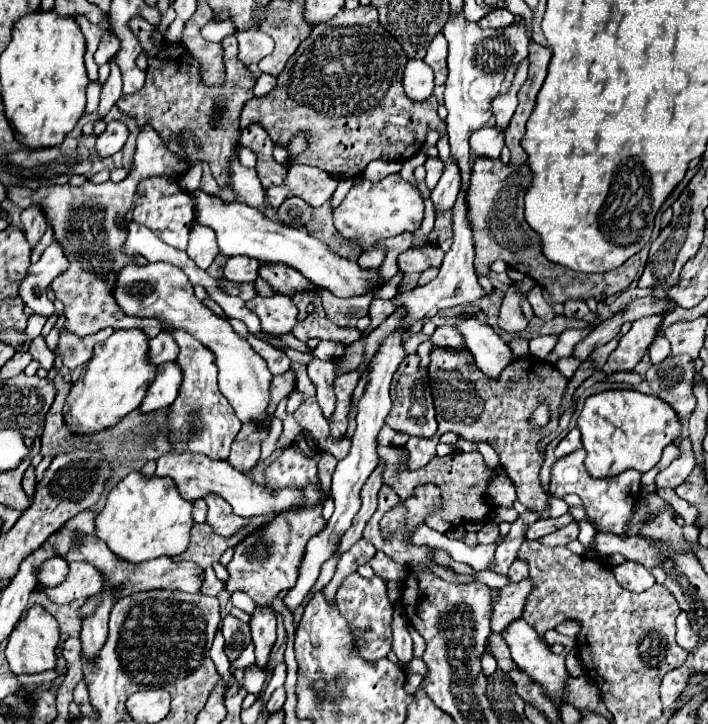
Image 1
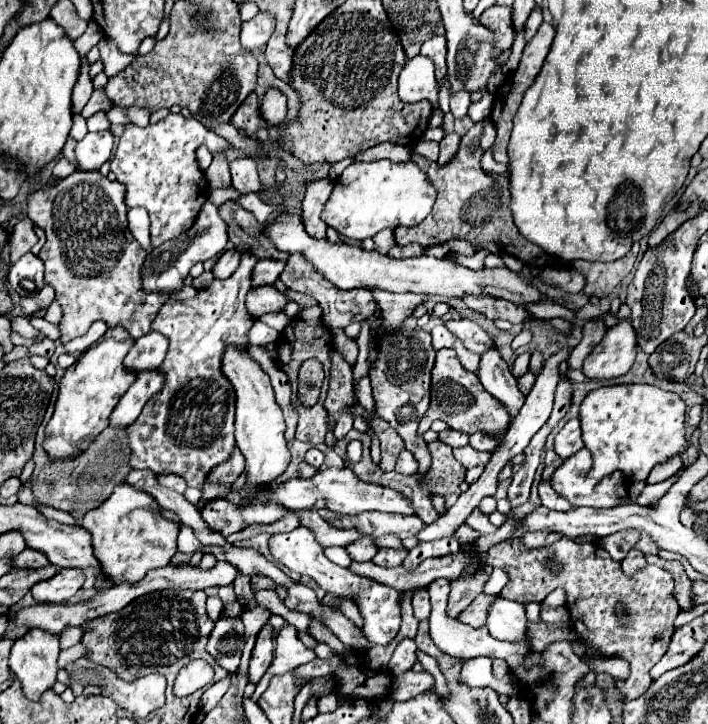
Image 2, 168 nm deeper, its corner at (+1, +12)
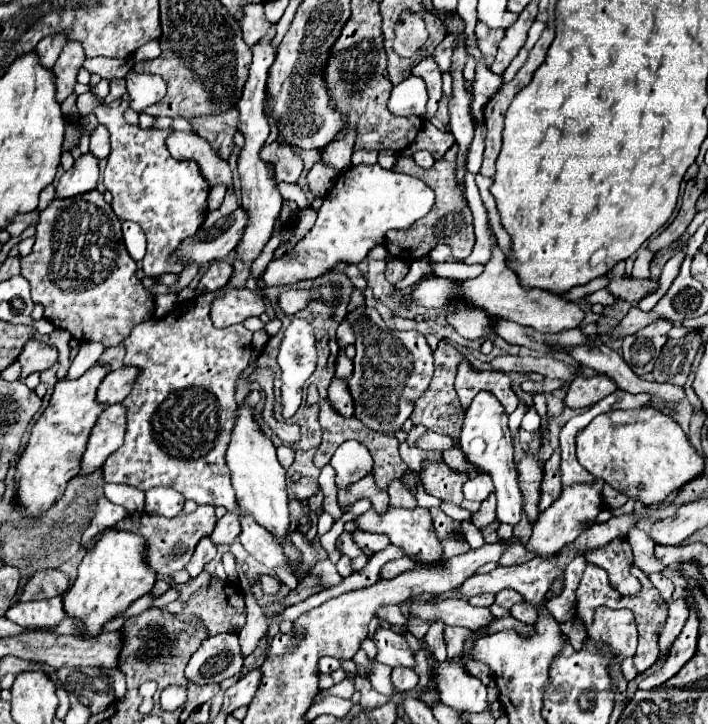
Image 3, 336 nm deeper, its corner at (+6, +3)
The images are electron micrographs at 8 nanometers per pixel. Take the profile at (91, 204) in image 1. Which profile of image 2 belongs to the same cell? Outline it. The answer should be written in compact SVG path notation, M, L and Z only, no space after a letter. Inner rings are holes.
M75 170L71 176L31 192L27 206L27 216L47 234L39 258L45 262L45 284L55 288L63 308L61 342L83 336L95 320L105 320L109 328L123 326L133 338L151 332L151 322L169 296L145 294L141 288L139 268L147 252L127 230L125 184L109 180L101 172Z

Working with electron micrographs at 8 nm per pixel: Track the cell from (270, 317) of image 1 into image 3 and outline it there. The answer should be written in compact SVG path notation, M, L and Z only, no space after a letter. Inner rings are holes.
M248 289L226 291L220 297L216 297L210 305L210 319L218 329L242 323L244 319L254 315L258 317L262 313L264 313L262 297Z

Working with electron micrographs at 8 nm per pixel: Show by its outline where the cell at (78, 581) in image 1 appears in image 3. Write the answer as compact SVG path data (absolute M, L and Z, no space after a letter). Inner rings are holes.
M54 597L50 601L18 603L10 607L4 617L26 631L54 631L66 613L62 609L62 597Z

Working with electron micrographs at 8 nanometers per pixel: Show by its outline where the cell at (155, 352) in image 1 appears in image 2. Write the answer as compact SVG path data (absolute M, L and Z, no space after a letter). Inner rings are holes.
M149 332L147 336L135 340L133 348L125 358L125 362L129 364L127 368L137 372L159 368L167 356L167 348L169 348L167 338L163 338L159 332Z

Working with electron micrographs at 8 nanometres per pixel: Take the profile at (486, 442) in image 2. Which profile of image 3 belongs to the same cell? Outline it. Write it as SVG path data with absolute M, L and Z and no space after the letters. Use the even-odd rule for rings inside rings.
M478 393L470 407L466 409L466 417L462 423L462 433L460 433L460 445L464 455L486 469L486 473L492 477L494 487L496 487L496 499L498 499L498 509L496 517L500 523L508 525L518 525L522 517L522 493L516 483L516 471L514 471L514 455L512 455L512 439L508 431L508 415L504 413L502 405L498 399L494 399L492 393Z

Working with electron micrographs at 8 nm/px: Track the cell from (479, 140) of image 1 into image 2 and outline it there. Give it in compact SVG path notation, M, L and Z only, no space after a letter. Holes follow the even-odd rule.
M459 92L455 96L451 96L451 112L455 118L463 118L469 112L471 106L471 98L469 92Z

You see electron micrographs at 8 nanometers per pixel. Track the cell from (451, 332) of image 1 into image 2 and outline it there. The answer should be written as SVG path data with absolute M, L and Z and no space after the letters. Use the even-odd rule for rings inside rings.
M453 318L453 320L445 320L445 326L473 352L481 354L487 346L491 346L491 336L487 336L487 332L483 328L479 328L475 322L465 320L465 318Z

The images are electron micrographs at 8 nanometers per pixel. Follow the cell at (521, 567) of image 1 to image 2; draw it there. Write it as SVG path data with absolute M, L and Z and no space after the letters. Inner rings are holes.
M493 568L491 578L489 578L487 584L485 584L485 592L487 592L487 594L497 594L497 592L501 592L503 586L507 584L507 580L509 580L507 576L509 576L507 570L503 570L503 568Z

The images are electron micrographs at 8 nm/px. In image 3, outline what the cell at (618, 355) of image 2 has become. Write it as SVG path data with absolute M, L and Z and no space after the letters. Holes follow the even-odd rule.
M596 375L592 379L576 377L568 387L564 405L568 409L584 409L584 407L598 403L600 399L604 399L606 395L610 395L614 391L616 391L616 385L606 375Z

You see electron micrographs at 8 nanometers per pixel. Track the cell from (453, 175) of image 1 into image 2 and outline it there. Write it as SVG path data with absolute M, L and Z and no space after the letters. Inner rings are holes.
M455 132L453 134L445 134L445 138L439 144L441 144L441 154L439 154L437 164L449 164L449 160L453 160L455 154L457 154L457 150L459 150L461 138Z

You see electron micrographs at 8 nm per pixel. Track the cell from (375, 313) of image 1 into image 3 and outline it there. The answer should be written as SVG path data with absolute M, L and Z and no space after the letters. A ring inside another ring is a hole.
M346 441L336 449L330 465L336 469L338 489L348 489L352 483L360 481L366 473L372 471L372 457L364 445Z

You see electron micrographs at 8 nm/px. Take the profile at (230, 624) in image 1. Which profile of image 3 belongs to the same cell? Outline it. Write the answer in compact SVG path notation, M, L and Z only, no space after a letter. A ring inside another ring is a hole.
M220 633L200 643L188 661L184 675L196 685L206 685L234 677L240 673L240 669L242 657L238 649L238 637L232 633Z

